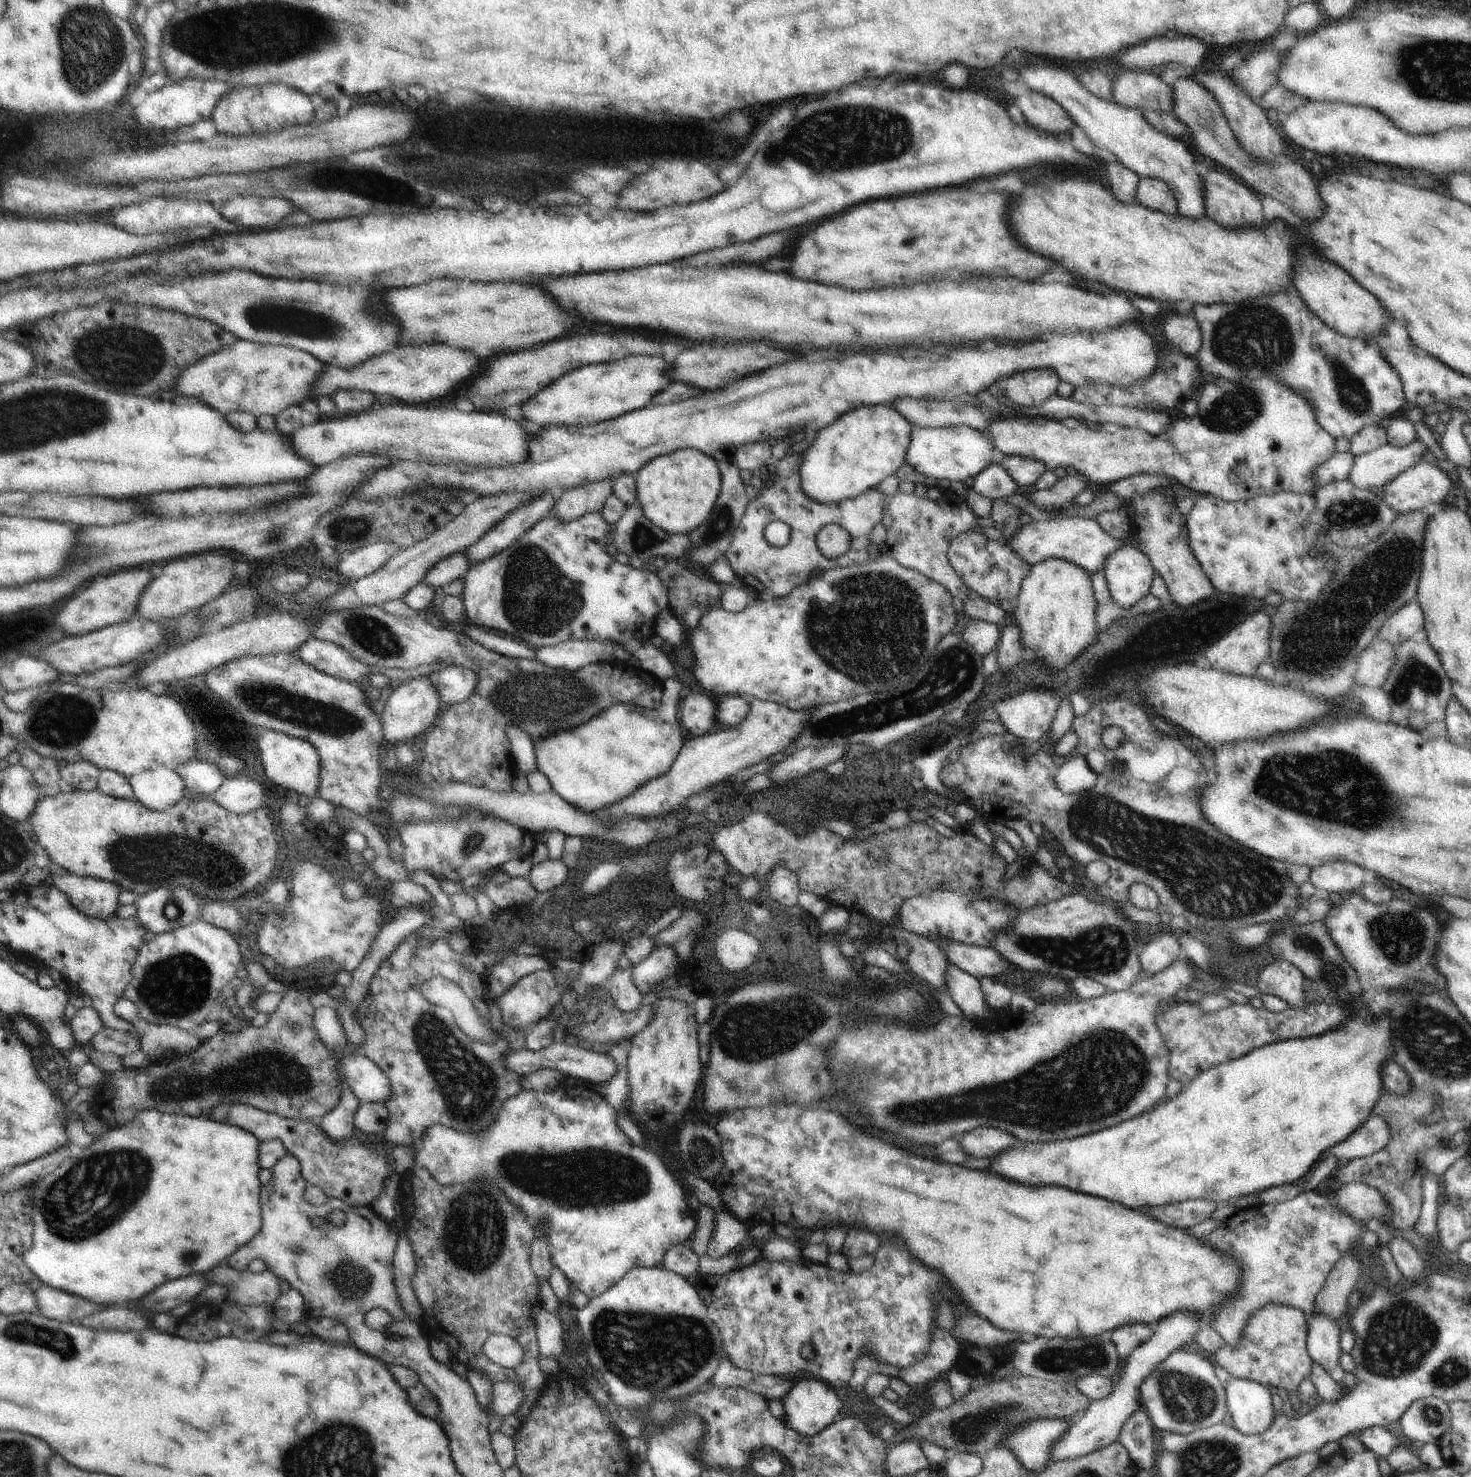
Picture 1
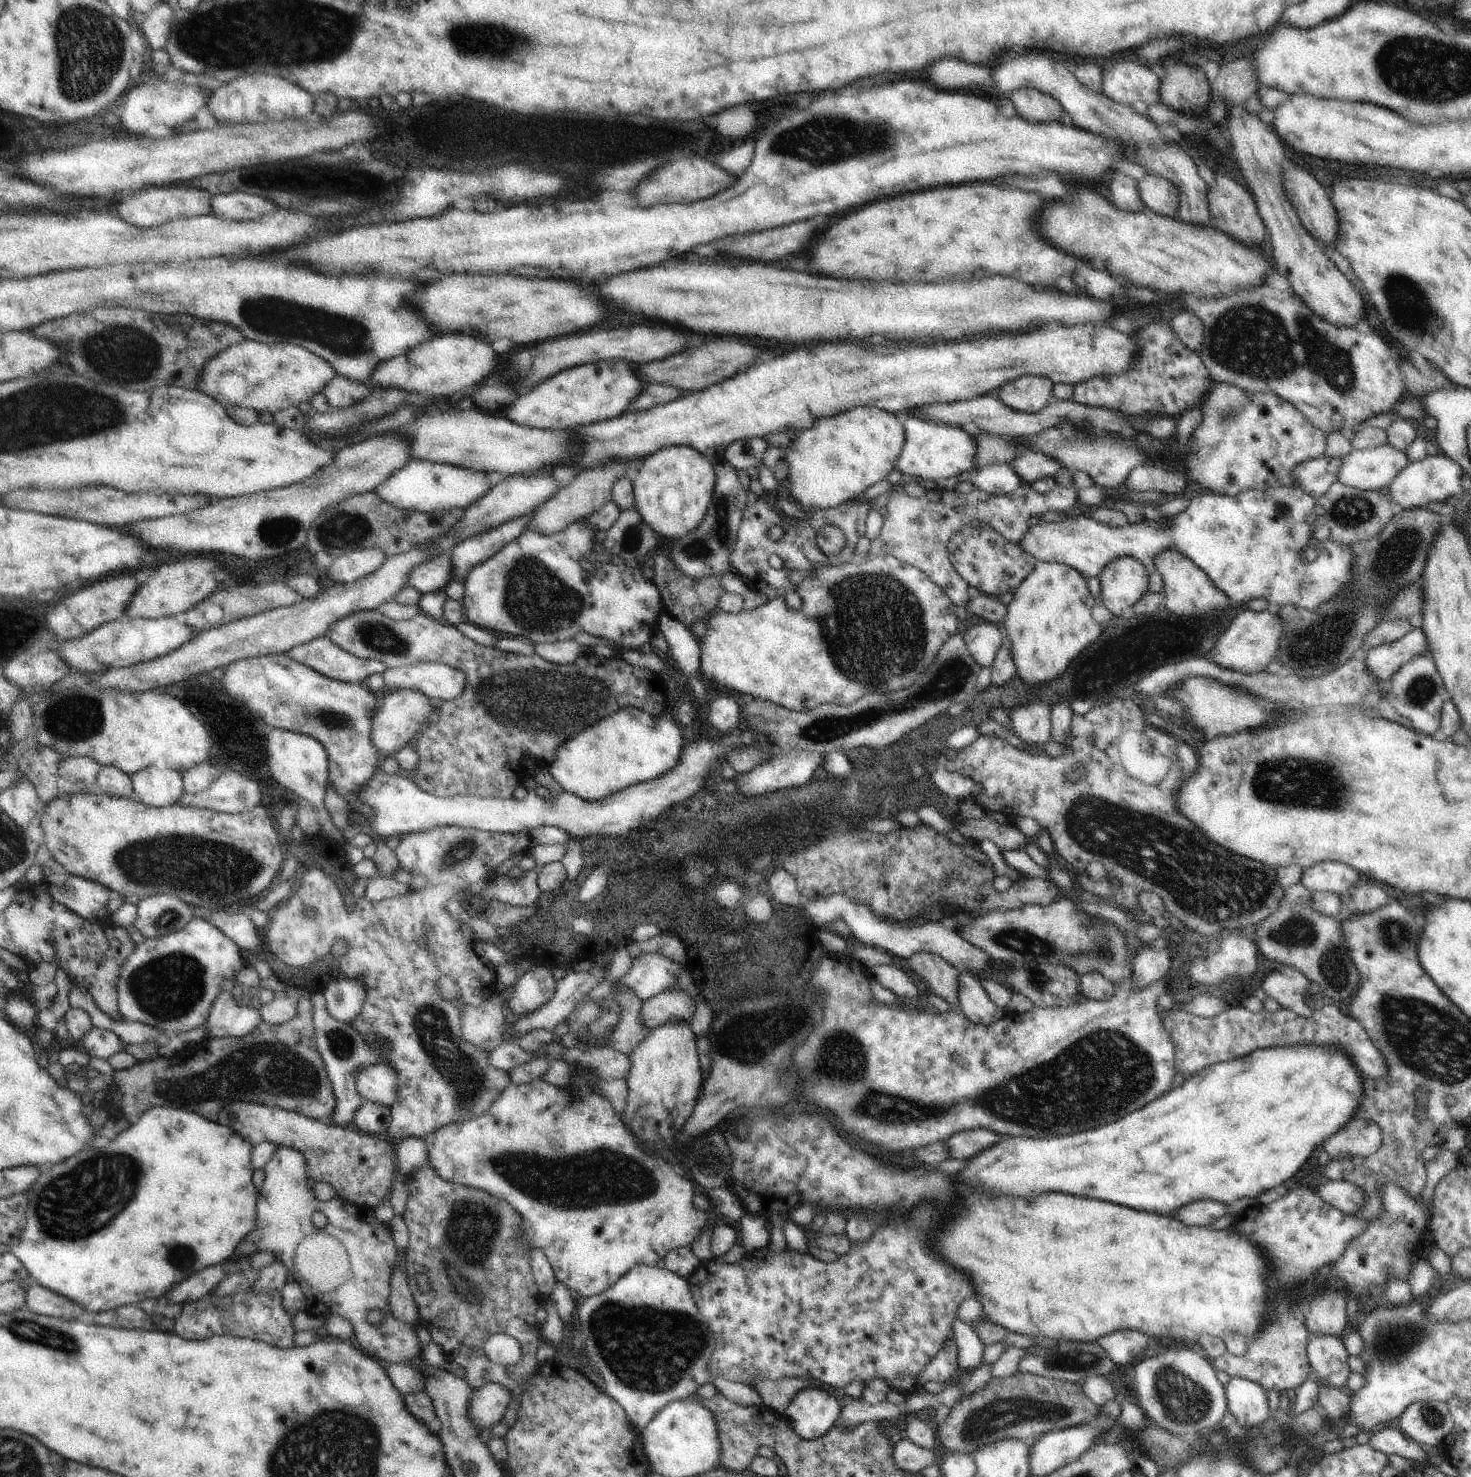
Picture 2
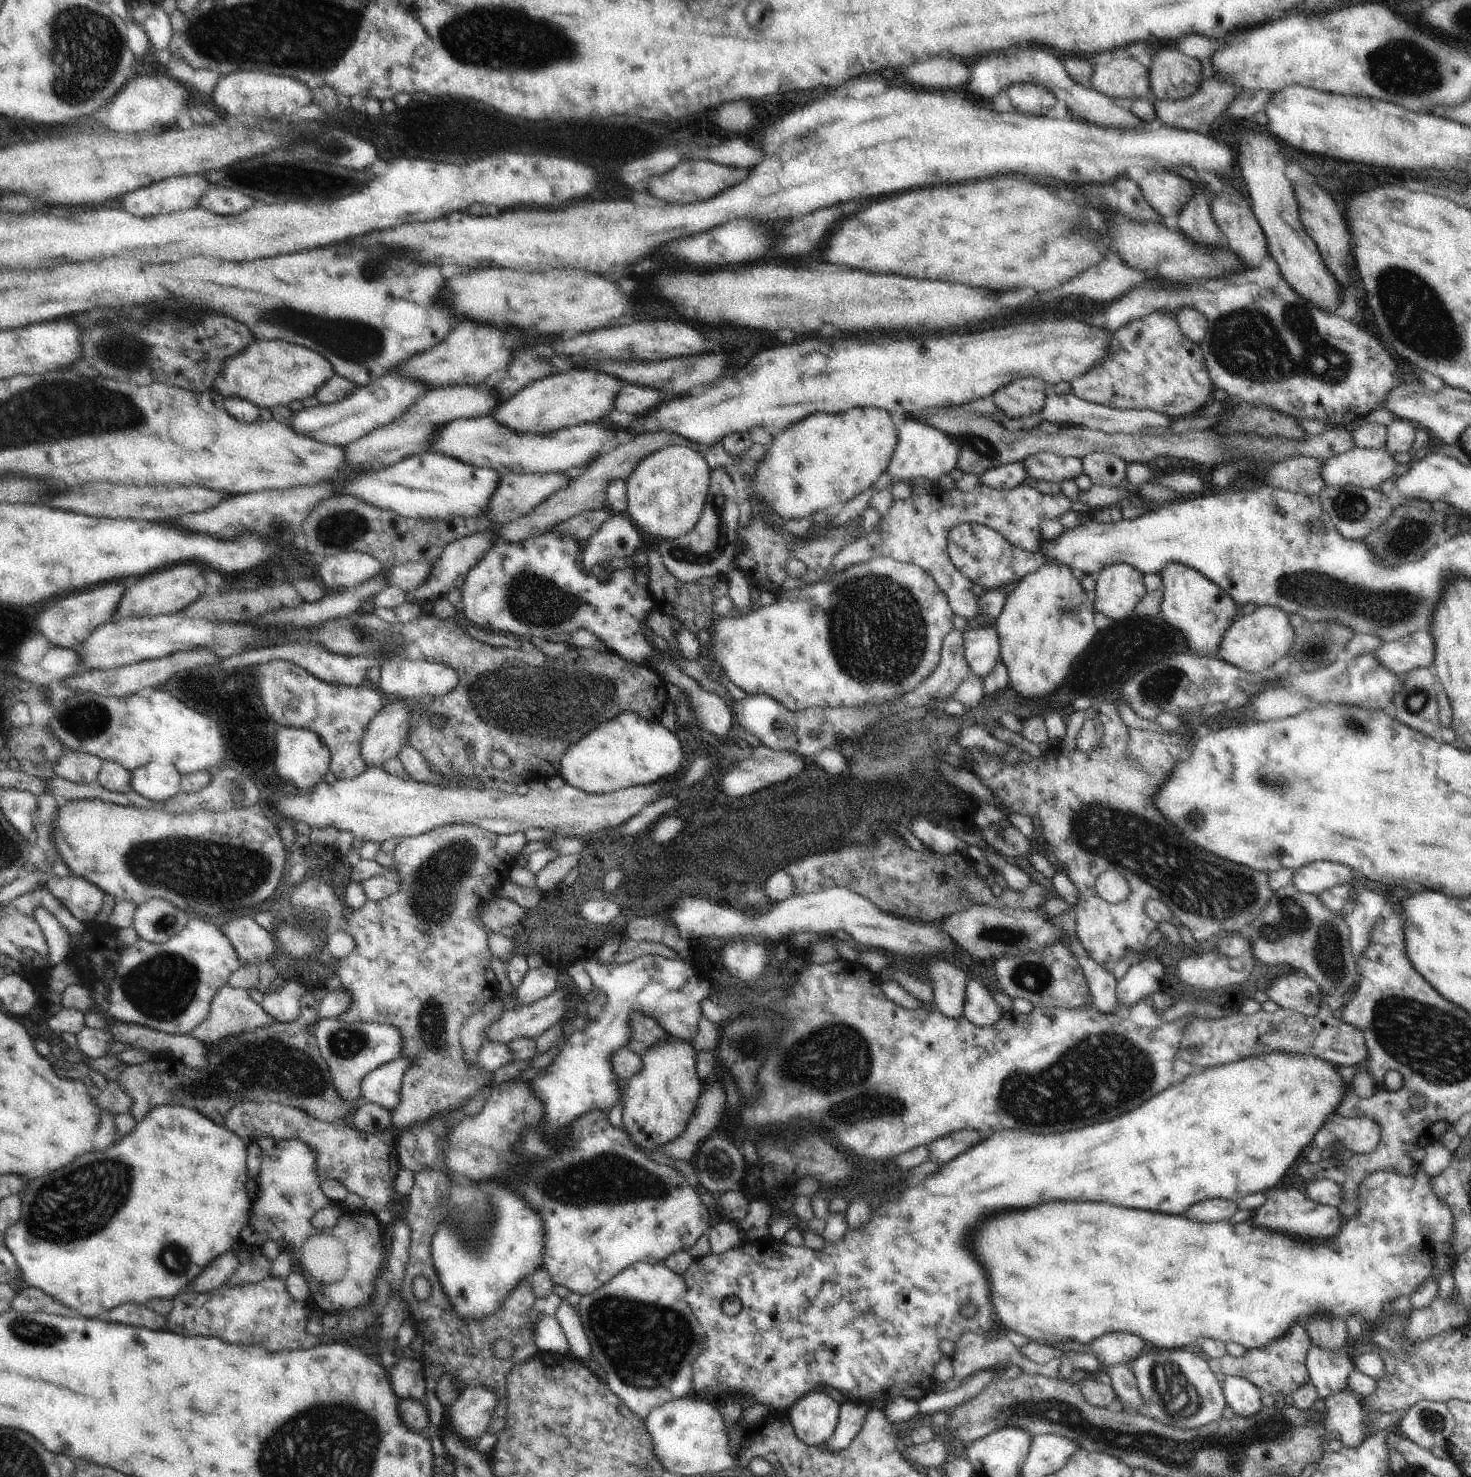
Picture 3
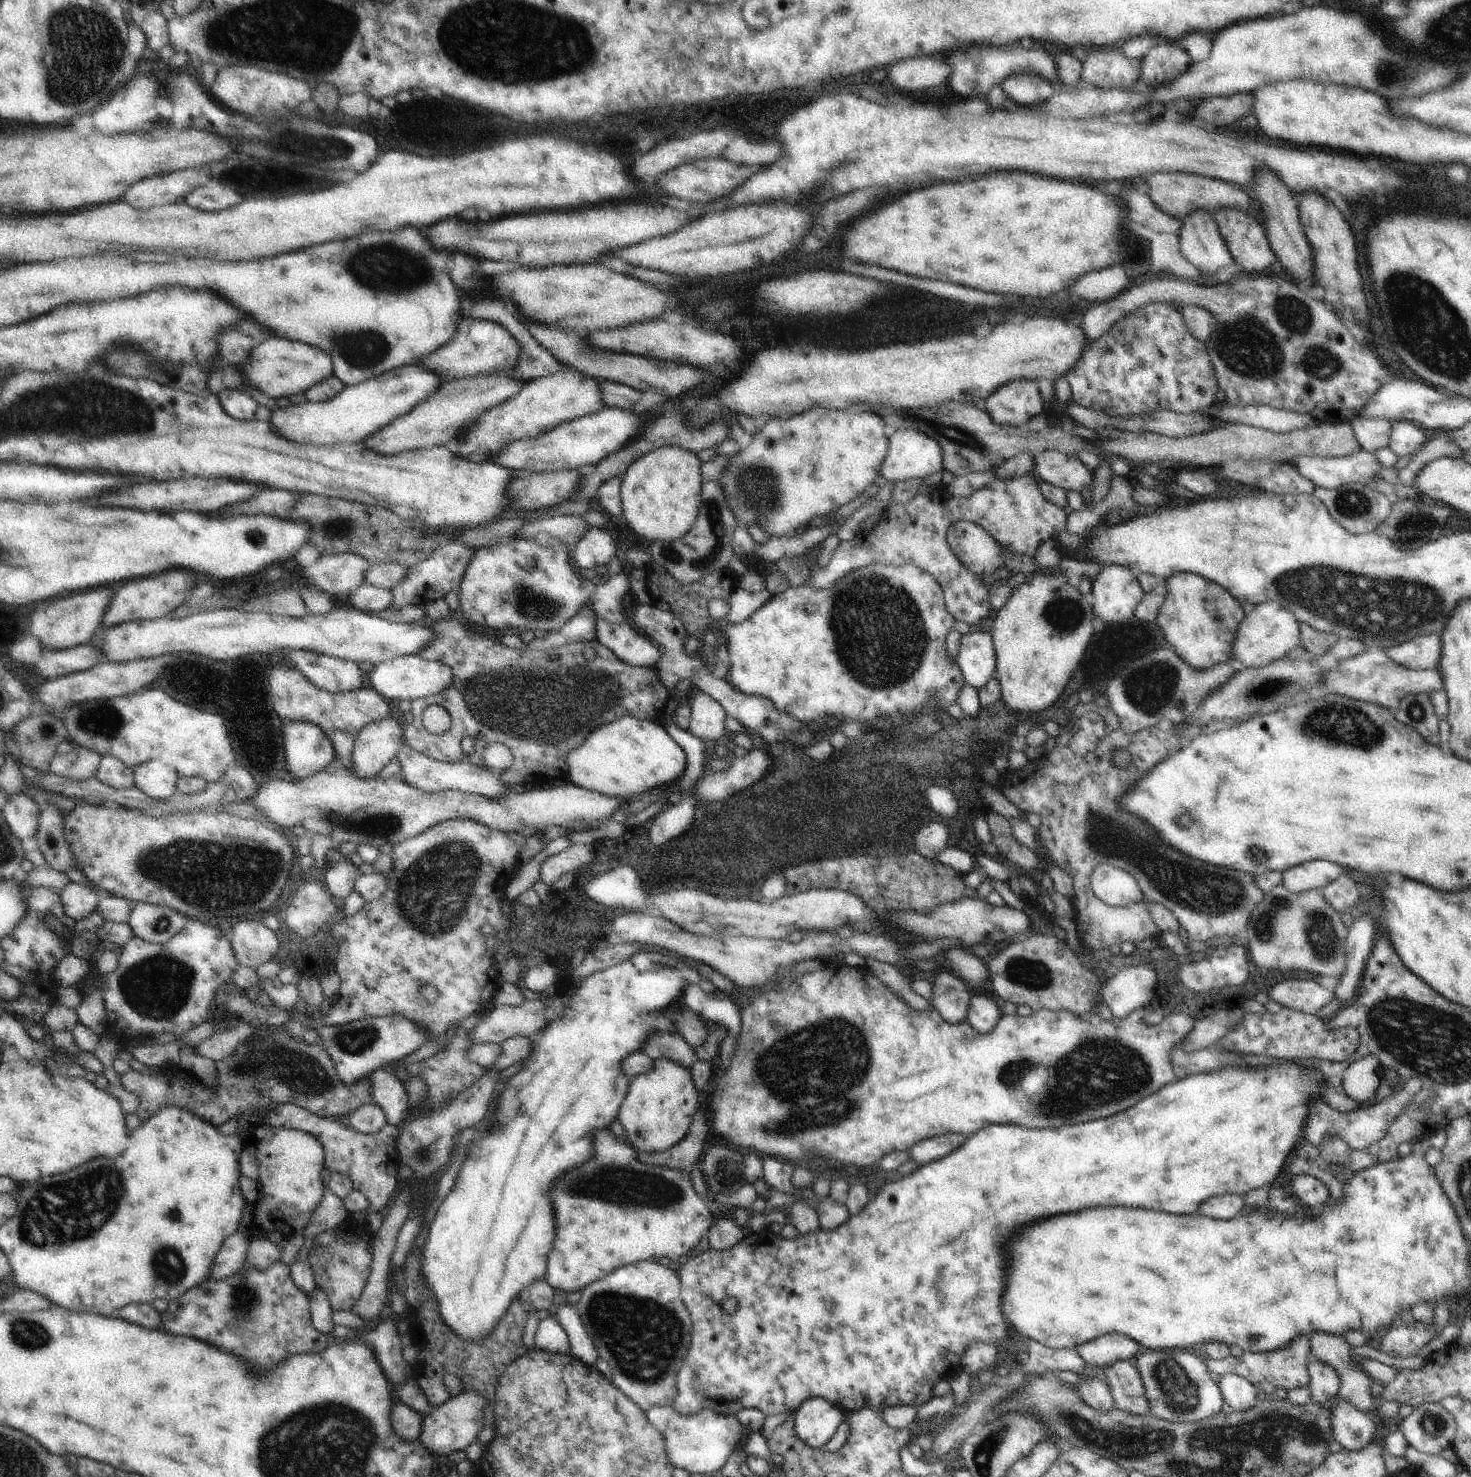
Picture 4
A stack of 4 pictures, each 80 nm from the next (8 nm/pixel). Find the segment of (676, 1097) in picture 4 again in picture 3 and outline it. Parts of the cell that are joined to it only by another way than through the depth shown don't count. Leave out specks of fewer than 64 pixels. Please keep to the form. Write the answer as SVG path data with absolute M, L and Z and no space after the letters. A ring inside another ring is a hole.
M670 1035L670 1038L662 1038L656 1042L656 1046L650 1046L646 1052L640 1054L642 1058L642 1070L632 1076L626 1096L624 1096L624 1130L630 1136L632 1142L643 1151L655 1150L672 1140L680 1138L684 1134L690 1122L690 1118L696 1109L697 1101L701 1096L702 1082L696 1074L697 1052L690 1042L684 1042L682 1038Z

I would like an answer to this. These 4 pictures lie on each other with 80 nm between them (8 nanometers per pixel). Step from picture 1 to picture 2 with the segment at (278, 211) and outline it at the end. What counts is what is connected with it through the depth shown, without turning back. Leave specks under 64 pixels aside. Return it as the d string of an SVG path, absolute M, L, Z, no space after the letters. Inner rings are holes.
M242 192L212 195L210 204L216 217L225 221L236 220L236 222L256 220L256 218L262 218L264 214L274 214L278 210L278 206L272 200L258 198L252 194L242 194Z

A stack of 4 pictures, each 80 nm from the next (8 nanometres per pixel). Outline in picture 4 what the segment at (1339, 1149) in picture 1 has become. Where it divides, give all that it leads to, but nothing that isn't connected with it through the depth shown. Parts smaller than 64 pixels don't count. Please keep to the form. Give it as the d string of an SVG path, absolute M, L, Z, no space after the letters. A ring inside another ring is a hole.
M1410 1079L1406 1082L1403 1090L1392 1094L1391 1096L1398 1096L1399 1099L1395 1101L1387 1101L1387 1103L1376 1103L1371 1107L1358 1109L1351 1113L1341 1113L1334 1110L1328 1103L1325 1103L1322 1098L1314 1103L1311 1103L1311 1113L1309 1114L1309 1121L1305 1128L1305 1146L1307 1151L1315 1151L1320 1148L1322 1144L1326 1144L1332 1138L1340 1138L1344 1140L1353 1151L1361 1151L1362 1148L1368 1148L1375 1142L1378 1142L1388 1130L1388 1127L1394 1122L1396 1111L1401 1105L1403 1099L1408 1096L1415 1095L1421 1087L1420 1079Z

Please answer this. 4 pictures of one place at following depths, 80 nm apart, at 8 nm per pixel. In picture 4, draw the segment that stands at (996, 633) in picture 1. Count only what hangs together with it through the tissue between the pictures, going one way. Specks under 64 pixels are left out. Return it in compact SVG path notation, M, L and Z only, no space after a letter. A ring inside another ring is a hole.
M975 627L964 634L957 666L965 682L980 690L996 670L996 651L992 633Z

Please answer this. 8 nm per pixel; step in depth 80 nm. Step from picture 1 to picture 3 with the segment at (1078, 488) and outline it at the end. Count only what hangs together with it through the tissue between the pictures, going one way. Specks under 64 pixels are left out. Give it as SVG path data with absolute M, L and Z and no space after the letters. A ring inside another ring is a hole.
M1026 480L1012 490L994 490L980 484L971 492L960 490L930 490L922 496L912 495L908 500L894 499L892 508L881 520L876 532L854 540L844 546L832 560L832 565L825 572L822 580L830 580L838 572L860 564L870 562L872 558L888 557L898 562L920 566L944 592L950 608L955 615L966 620L975 618L980 612L978 597L972 588L974 584L950 560L947 550L947 539L950 530L961 523L979 523L998 532L1012 546L1018 546L1028 552L1039 552L1043 540L1040 523L1043 520L1060 520L1072 508L1072 500L1060 492L1056 496L1041 494L1032 481Z

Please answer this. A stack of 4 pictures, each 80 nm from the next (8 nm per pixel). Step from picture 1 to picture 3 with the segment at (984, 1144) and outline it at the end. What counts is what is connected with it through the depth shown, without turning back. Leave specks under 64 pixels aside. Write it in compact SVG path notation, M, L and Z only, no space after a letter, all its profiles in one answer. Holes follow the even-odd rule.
M968 1130L956 1132L956 1134L946 1136L946 1138L940 1138L938 1142L930 1144L930 1150L932 1150L932 1158L930 1160L946 1164L946 1162L954 1160L956 1156L972 1150L980 1140L982 1140L980 1132L968 1132Z

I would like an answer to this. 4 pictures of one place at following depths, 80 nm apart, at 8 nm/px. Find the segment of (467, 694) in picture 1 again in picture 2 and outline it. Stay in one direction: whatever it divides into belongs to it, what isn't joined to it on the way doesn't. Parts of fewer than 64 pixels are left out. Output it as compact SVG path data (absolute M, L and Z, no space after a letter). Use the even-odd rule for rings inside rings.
M416 663L401 668L387 667L385 690L418 690L437 702L453 700L464 692L464 672L443 663Z

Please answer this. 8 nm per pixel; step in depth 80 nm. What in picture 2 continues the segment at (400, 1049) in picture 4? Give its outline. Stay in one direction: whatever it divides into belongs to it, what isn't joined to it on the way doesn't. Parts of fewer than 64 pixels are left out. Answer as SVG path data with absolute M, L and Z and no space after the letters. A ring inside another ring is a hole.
M317 992L310 997L314 1006L313 1024L317 1048L325 1063L325 1068L332 1082L337 1101L334 1116L332 1116L329 1124L335 1125L336 1127L347 1127L354 1119L354 1114L363 1101L357 1090L356 1076L366 1066L374 1066L374 1064L378 1063L383 1064L382 1060L386 1060L388 1054L392 1054L390 1052L390 1044L384 1046L384 1042L380 1042L378 1036L374 1036L374 1040L370 1042L352 1024L344 1024L344 1022L339 1022L332 1018L326 1010L324 993Z

